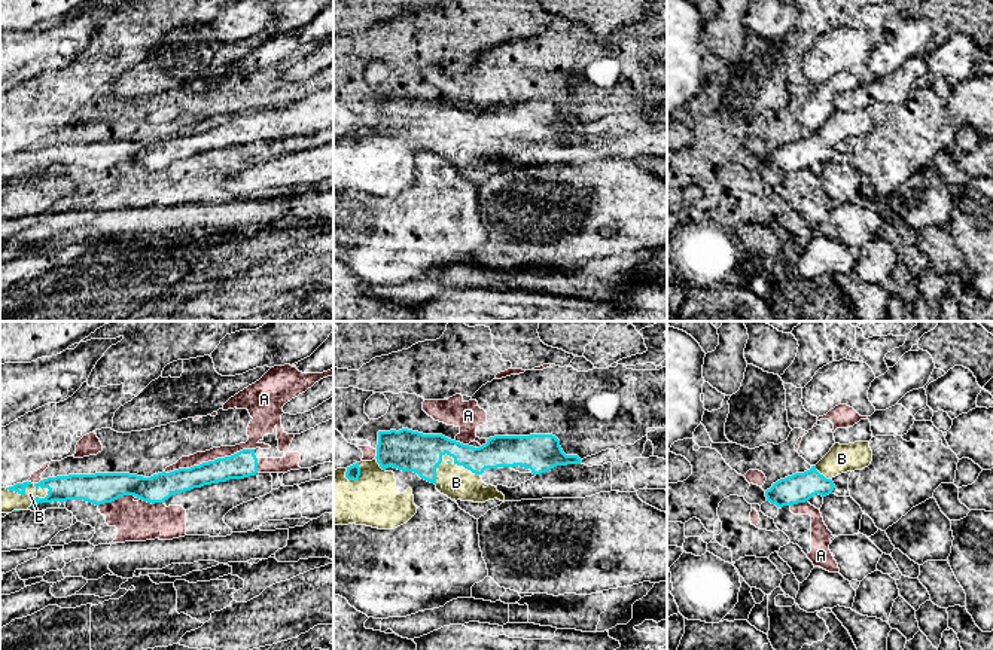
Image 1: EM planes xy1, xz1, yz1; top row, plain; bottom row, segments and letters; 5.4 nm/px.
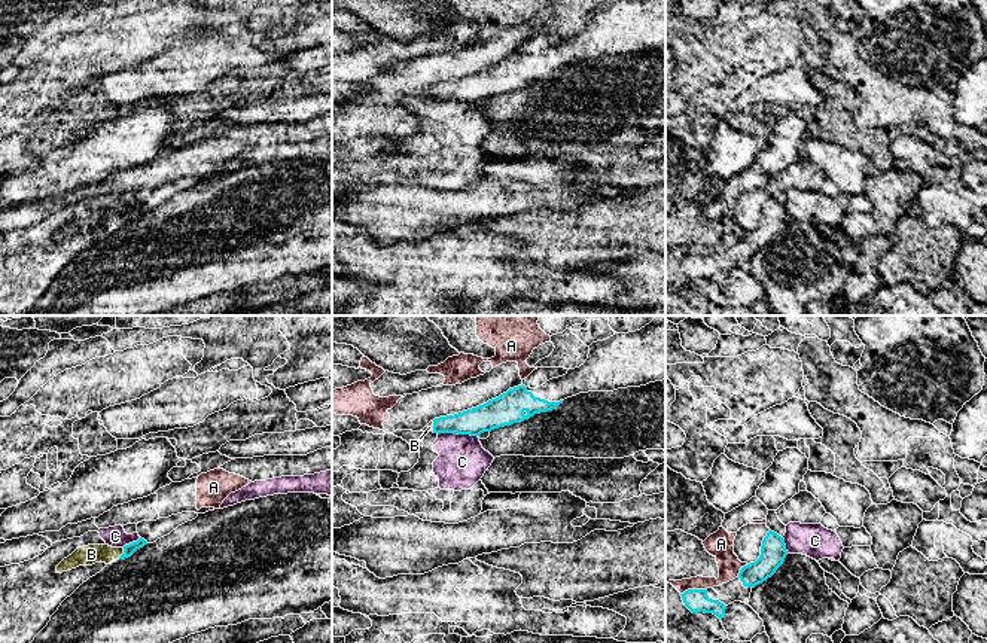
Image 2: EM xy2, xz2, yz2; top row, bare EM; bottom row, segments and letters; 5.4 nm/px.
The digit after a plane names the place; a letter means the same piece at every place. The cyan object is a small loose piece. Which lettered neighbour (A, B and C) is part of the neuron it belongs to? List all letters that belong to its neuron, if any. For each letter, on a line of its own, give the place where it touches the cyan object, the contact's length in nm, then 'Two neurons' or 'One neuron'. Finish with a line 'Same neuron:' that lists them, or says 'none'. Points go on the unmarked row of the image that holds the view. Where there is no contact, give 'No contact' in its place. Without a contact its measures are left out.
A: Touches cyan at xy1 (209, 128). Shared border 500 nm. Two neurons
B: Touches cyan at xy1 (26, 153). Shared border 240 nm. One neuron
C: Touches cyan at xz2 (457, 100). Shared border 220 nm. Two neurons
Same neuron: B

